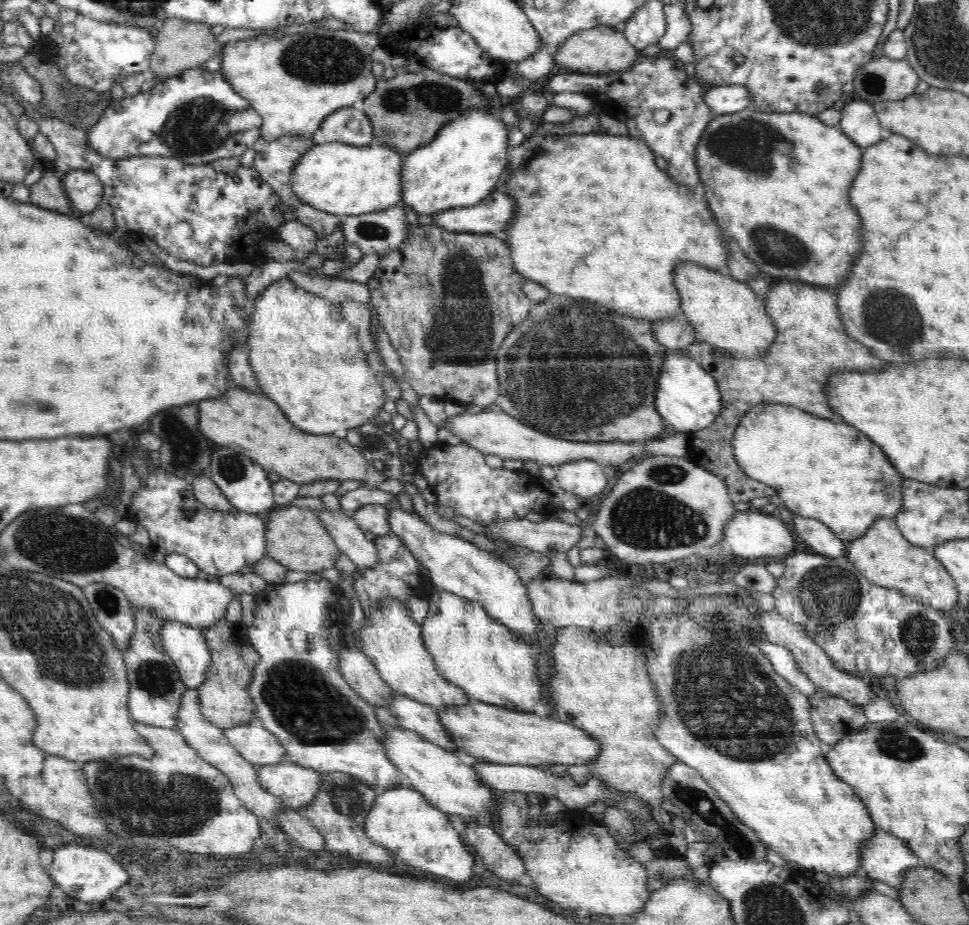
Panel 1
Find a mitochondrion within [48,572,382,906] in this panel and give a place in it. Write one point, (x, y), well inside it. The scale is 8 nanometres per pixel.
(163, 805)

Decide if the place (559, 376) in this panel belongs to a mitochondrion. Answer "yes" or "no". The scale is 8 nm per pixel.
yes

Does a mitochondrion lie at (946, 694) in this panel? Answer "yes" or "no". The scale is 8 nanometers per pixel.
no

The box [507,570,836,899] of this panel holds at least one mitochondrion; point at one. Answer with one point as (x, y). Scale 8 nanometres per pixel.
(723, 697)

